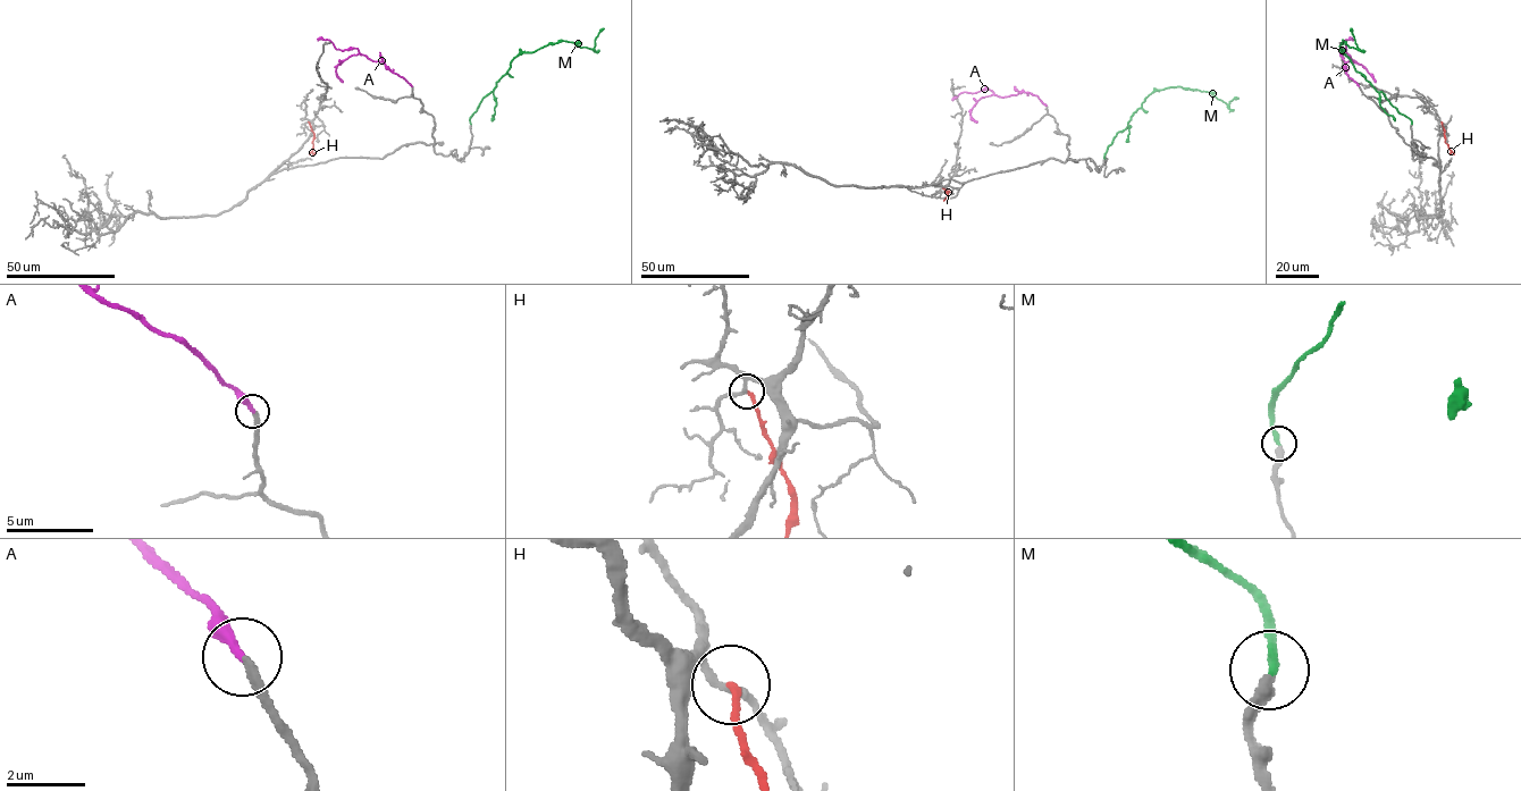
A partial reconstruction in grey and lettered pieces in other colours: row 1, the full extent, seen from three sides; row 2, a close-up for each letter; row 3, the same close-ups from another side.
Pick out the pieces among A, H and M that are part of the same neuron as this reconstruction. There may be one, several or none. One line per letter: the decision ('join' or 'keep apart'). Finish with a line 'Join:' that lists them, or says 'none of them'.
A: join
H: keep apart
M: join
Join: A, M

